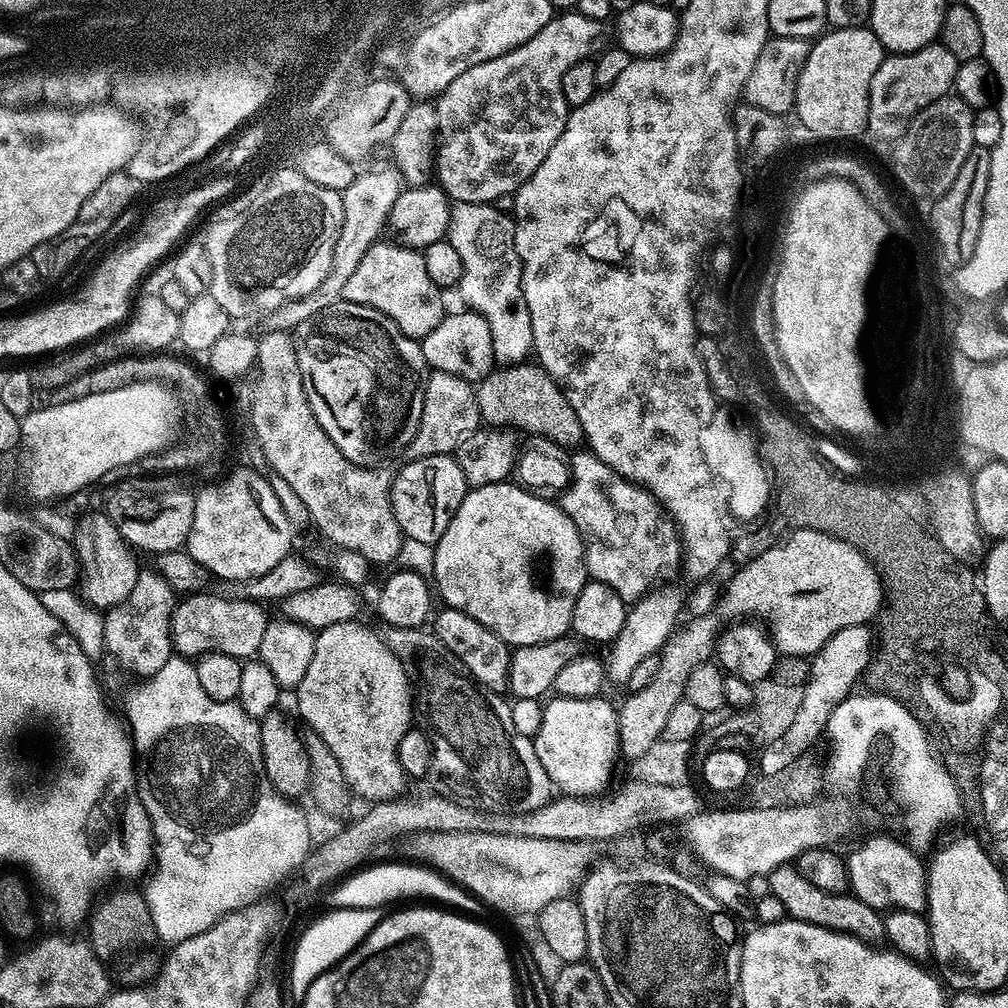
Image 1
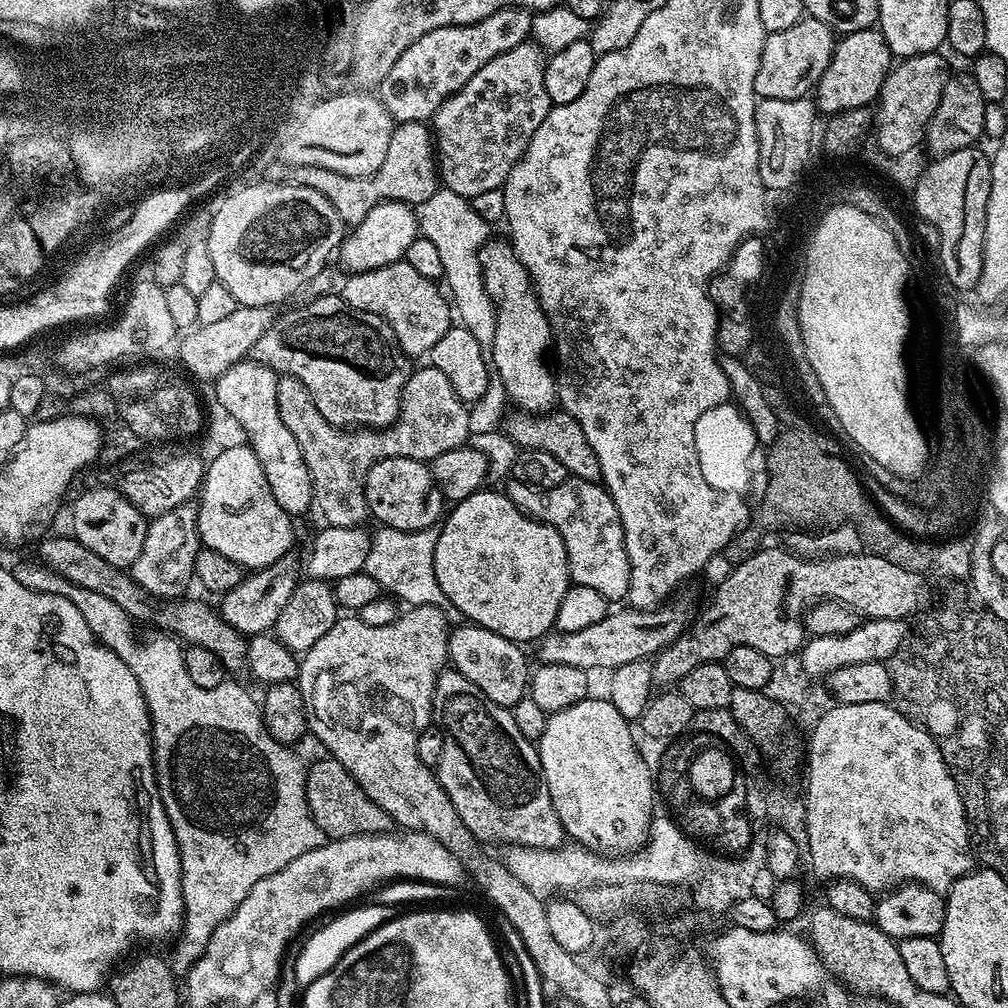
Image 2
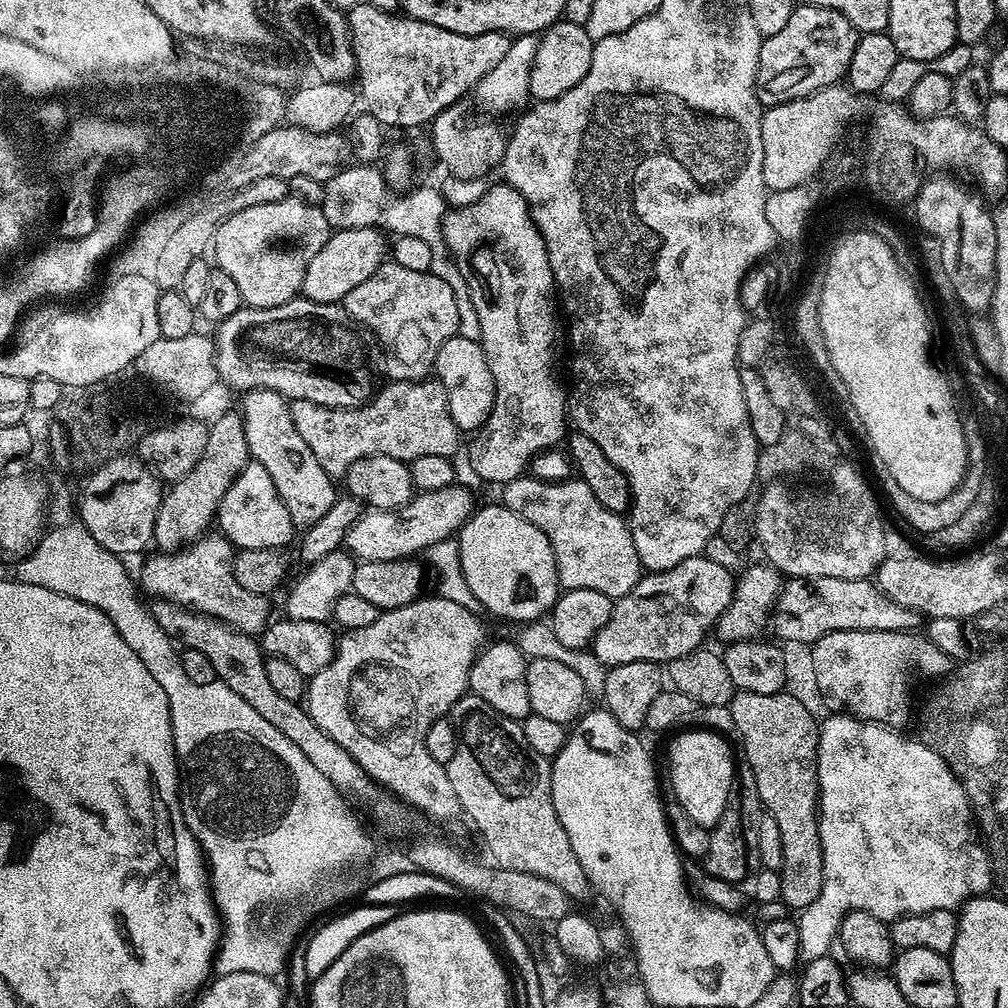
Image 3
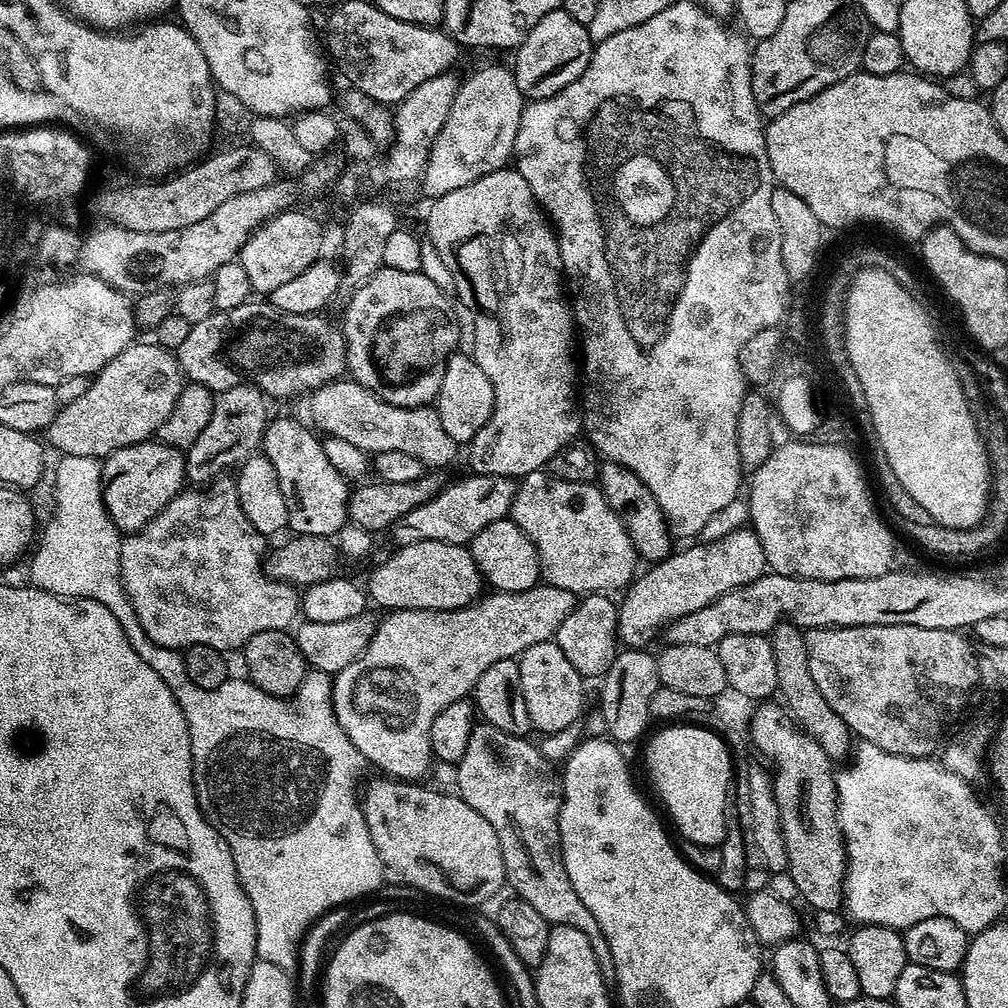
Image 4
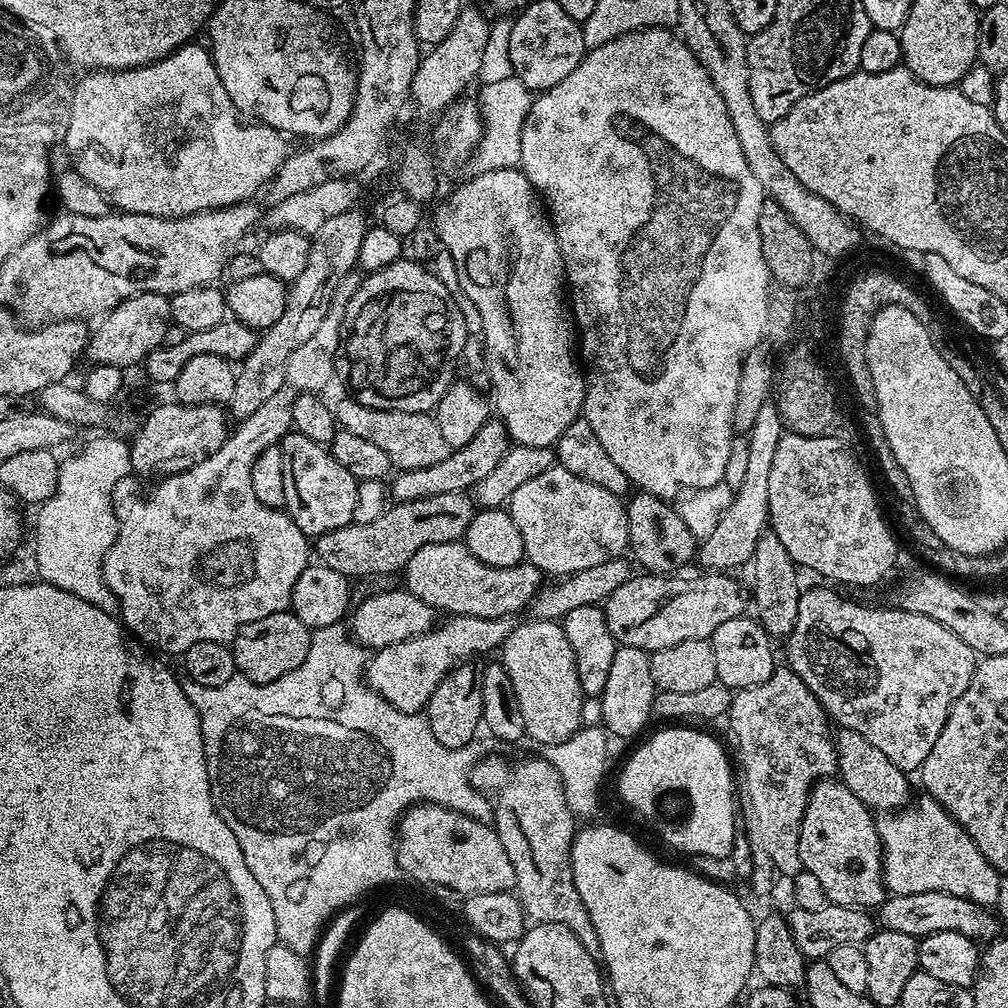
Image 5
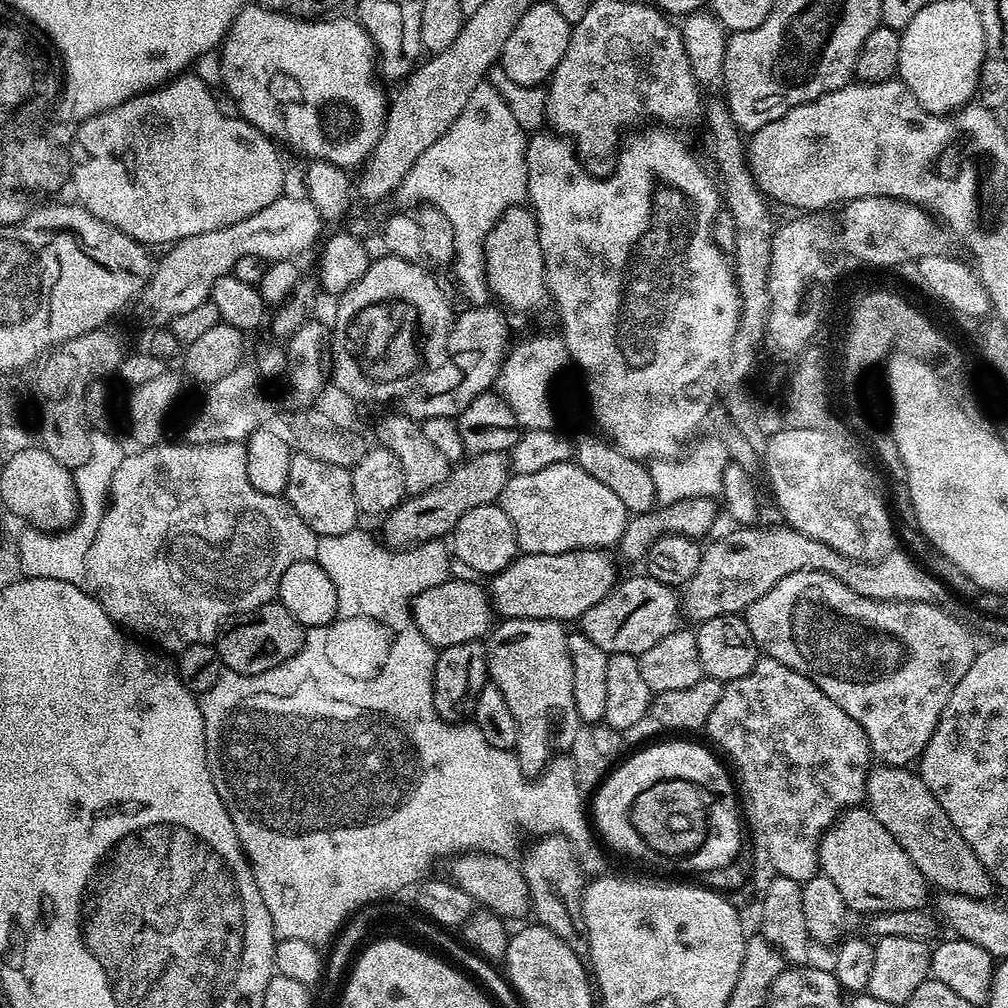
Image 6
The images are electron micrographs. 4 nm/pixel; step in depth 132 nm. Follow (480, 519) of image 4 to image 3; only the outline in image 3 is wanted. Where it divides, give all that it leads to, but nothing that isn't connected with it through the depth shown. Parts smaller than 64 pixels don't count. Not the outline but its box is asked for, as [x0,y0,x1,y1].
[343,487,474,562]

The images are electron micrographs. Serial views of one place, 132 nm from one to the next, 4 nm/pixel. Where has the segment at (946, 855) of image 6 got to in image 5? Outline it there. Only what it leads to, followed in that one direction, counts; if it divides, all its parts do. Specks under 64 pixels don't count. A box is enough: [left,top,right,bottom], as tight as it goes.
[834,728,913,814]

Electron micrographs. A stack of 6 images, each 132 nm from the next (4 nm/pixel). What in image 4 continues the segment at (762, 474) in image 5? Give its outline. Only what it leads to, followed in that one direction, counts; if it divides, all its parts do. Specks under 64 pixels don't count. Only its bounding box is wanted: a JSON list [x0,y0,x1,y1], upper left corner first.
[618,526,768,649]

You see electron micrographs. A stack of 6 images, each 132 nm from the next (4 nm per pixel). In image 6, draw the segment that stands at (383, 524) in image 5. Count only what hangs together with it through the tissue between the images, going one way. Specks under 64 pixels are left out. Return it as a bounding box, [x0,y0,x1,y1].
[383,450,510,550]

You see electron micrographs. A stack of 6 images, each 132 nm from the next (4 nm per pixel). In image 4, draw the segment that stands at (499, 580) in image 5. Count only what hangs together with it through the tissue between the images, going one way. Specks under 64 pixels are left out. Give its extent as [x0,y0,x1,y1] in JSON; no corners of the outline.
[366,540,482,610]

